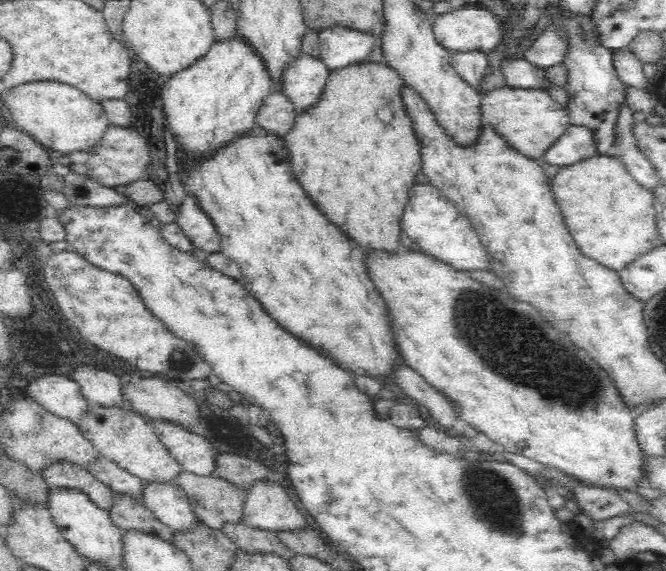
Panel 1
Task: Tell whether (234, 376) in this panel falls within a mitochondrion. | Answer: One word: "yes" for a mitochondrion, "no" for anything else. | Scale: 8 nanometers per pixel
no

